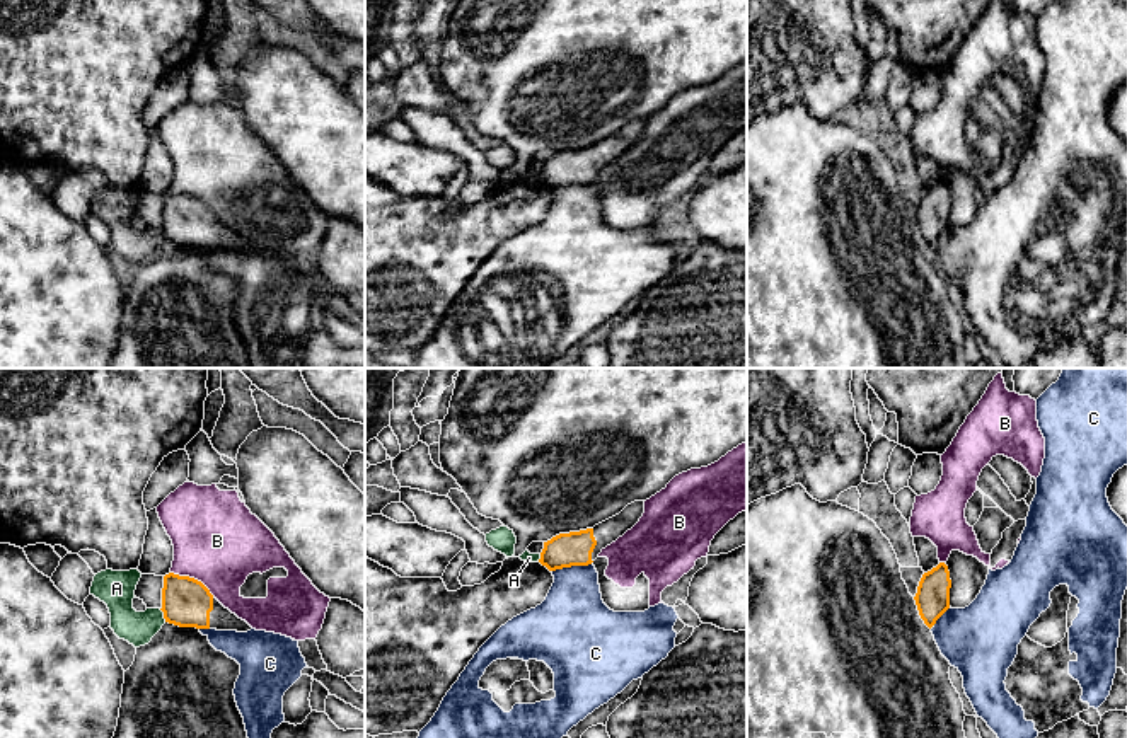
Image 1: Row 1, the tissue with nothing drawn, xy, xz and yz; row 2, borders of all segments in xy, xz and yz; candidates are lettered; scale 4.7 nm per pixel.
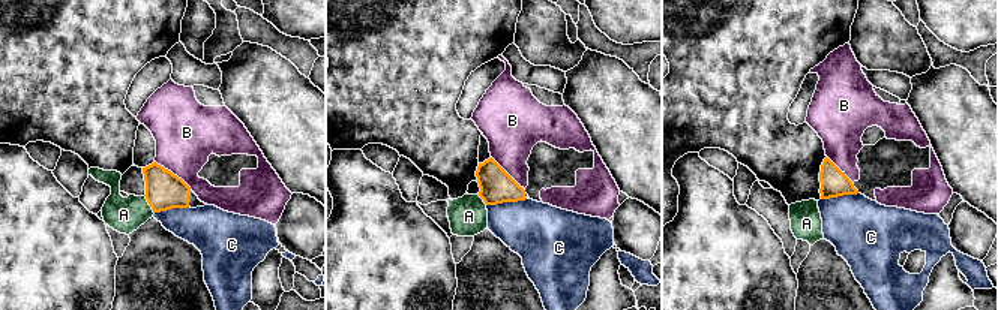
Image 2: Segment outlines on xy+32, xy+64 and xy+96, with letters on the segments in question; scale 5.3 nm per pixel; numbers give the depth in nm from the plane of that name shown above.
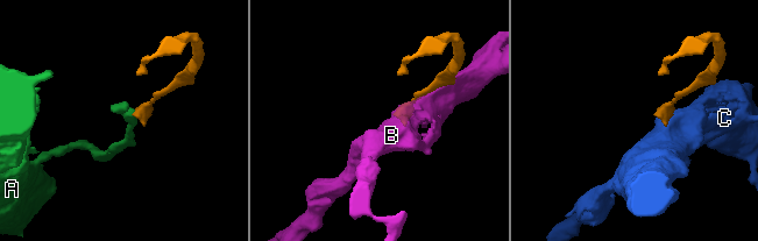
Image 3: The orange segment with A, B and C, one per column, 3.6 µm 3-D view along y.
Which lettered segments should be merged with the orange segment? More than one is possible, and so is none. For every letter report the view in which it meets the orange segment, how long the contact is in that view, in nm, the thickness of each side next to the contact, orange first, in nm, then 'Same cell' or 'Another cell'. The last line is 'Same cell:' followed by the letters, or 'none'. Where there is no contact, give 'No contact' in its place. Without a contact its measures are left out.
A: Touches orange in xy. Shared border 70 nm. Thickness 240 nm (orange) against 160 nm. Another cell
B: Touches orange in xy. Shared border 240 nm. Thickness 240 nm (orange) against 420 nm. Another cell
C: Touches orange in xz. Shared border 200 nm. Thickness 160 nm (orange) against 320 nm. Another cell
Same cell: none

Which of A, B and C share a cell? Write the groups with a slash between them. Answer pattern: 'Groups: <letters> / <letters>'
Groups: A / B / C

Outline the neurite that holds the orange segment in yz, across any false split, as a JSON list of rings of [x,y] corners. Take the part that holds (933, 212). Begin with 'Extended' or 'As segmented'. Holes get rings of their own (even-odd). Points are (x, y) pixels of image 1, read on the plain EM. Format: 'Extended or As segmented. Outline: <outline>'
As segmented. Outline: [[[945,181],[922,193],[914,218],[929,247],[950,227],[950,206],[951,198]]]

